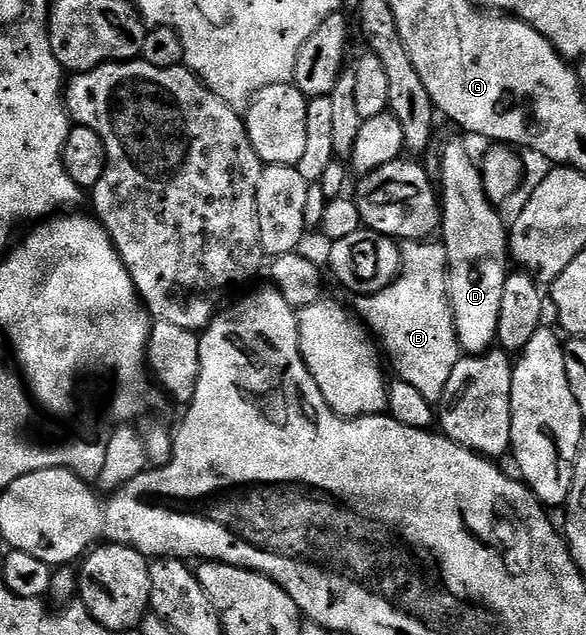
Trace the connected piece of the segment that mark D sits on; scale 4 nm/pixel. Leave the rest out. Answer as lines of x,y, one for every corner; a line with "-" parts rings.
450,142
440,151
440,209
442,225
440,241
446,247
448,256
448,294
450,310
454,314
454,327
458,337
458,345
463,355
485,354
498,341
498,325
500,324
500,300
504,297
504,284
508,273
510,258
510,240
507,223
502,223
498,215
499,207
490,201
482,183
482,172
476,158
466,151
462,142

